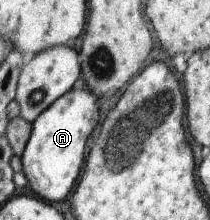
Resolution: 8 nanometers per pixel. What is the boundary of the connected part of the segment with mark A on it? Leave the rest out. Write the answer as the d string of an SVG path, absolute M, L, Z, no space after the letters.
M79 79L31 122L31 133L20 156L21 171L32 192L46 202L58 202L74 188L84 162L86 140L98 124L98 103L97 96Z

